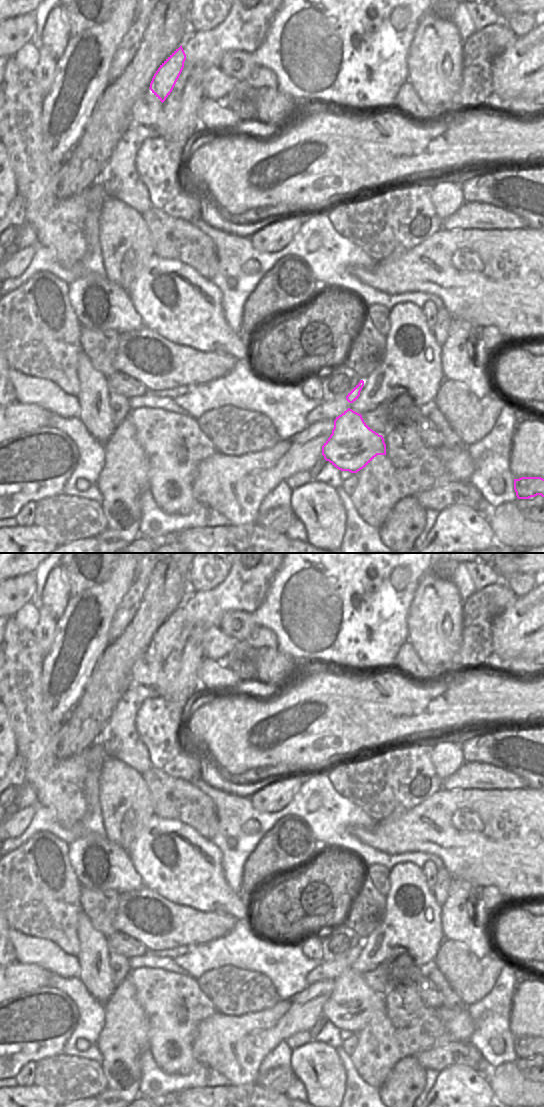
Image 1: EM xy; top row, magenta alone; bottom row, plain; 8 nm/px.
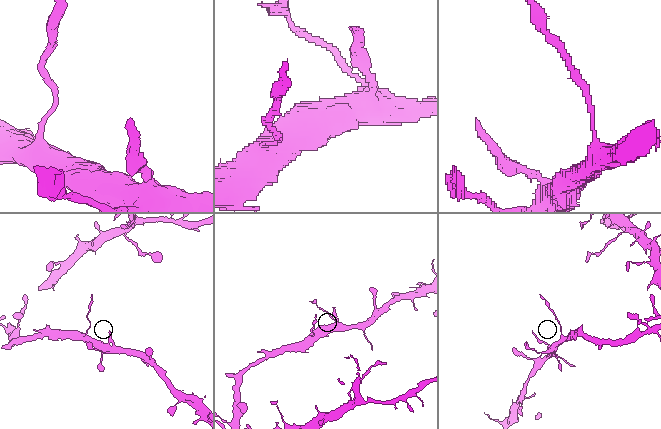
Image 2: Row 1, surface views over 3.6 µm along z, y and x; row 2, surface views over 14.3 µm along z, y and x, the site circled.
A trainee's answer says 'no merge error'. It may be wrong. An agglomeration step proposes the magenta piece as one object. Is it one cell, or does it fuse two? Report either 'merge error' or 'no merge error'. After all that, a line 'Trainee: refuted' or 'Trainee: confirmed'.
no merge error
Trainee: confirmed

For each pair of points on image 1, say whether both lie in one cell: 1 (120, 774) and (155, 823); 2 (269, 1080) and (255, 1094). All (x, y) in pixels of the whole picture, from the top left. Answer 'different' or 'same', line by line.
1: different
2: different

